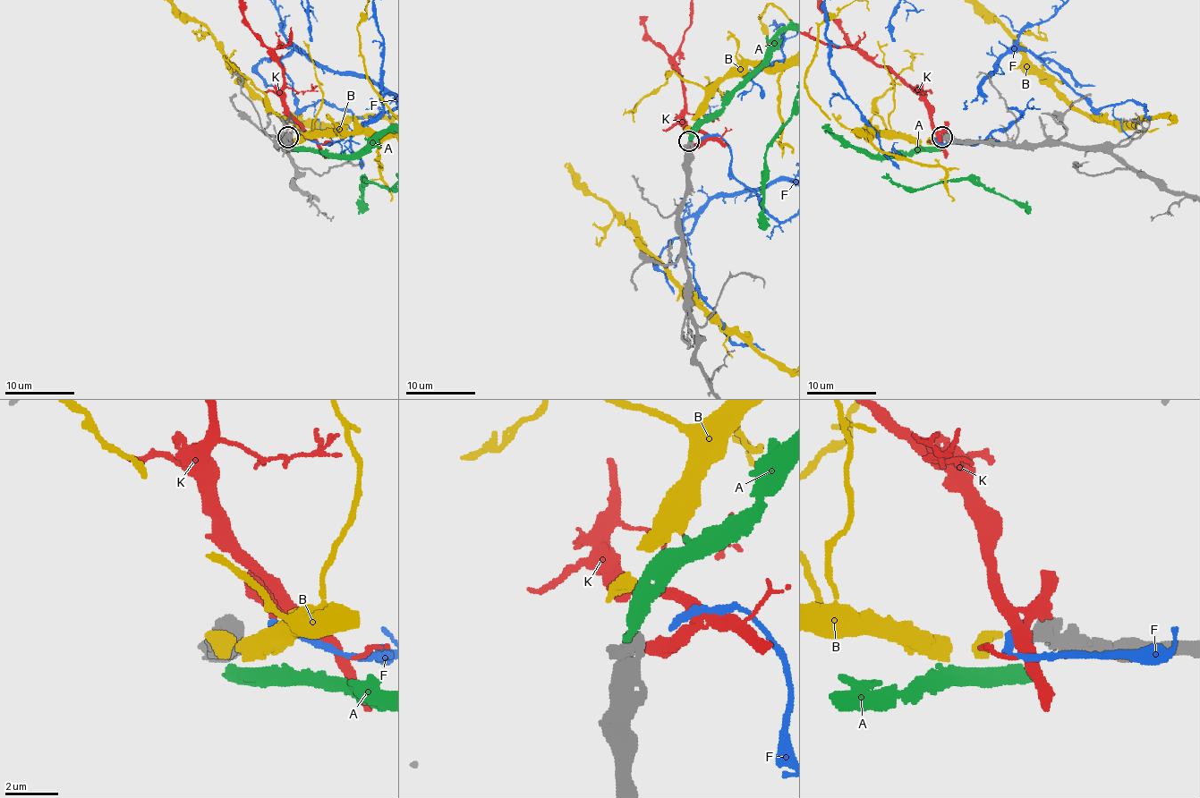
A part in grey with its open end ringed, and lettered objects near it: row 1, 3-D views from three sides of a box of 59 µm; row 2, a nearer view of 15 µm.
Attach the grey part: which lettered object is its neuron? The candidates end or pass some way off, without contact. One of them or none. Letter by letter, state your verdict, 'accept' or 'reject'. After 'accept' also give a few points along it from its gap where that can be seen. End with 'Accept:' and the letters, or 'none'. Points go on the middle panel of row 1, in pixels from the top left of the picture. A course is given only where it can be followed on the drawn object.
A: reject
B: accept
F: reject
K: reject
Accept: B

